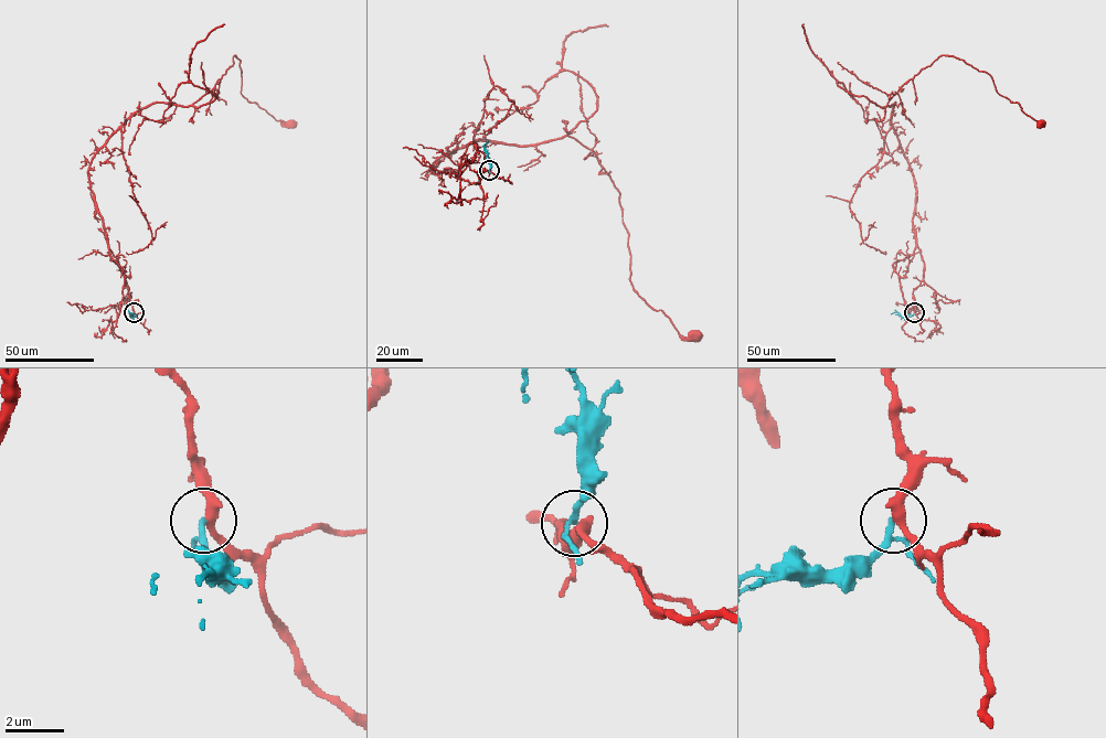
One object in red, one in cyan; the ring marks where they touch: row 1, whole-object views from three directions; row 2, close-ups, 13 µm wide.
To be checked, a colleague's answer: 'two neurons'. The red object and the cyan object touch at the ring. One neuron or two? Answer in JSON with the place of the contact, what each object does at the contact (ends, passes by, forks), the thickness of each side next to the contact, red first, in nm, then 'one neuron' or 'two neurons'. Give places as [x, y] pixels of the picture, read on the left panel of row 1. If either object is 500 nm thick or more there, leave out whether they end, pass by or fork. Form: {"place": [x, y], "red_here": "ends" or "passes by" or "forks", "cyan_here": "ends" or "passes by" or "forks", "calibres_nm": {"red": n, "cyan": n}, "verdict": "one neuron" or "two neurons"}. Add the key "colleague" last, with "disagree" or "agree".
{"place": [134, 312], "red_here": "passes by", "cyan_here": "passes by", "calibres_nm": {"red": 320, "cyan": 160}, "verdict": "two neurons", "colleague": "agree"}

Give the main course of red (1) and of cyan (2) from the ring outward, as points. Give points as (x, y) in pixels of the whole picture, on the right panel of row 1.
1: (914, 312), (924, 269), (916, 189), (889, 100), (953, 55), (1040, 124)
2: (914, 312), (902, 317), (896, 312), (891, 314)

